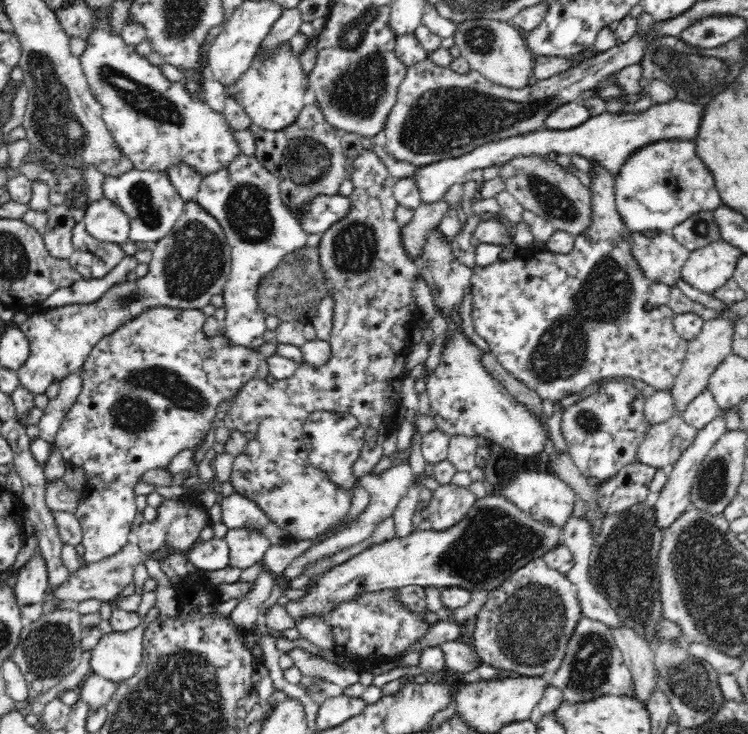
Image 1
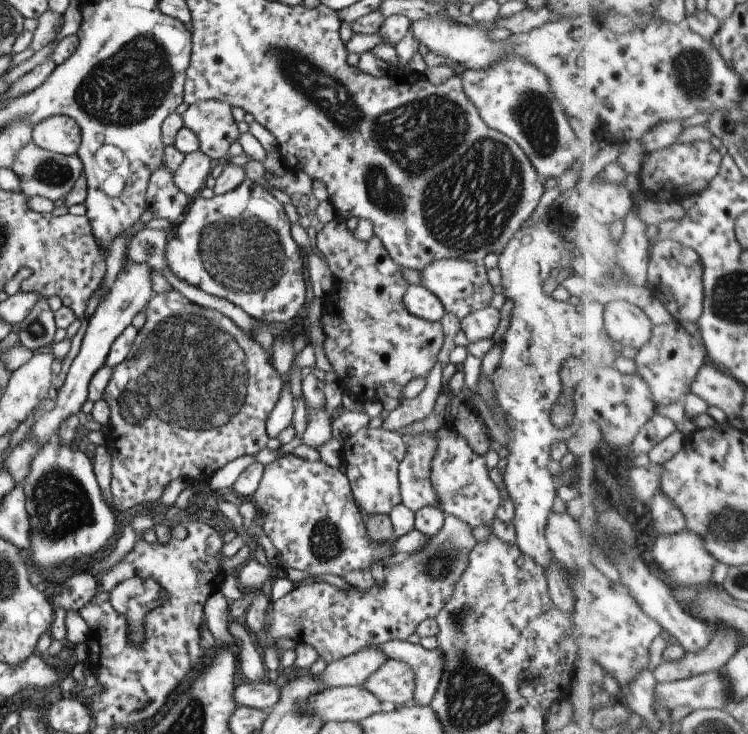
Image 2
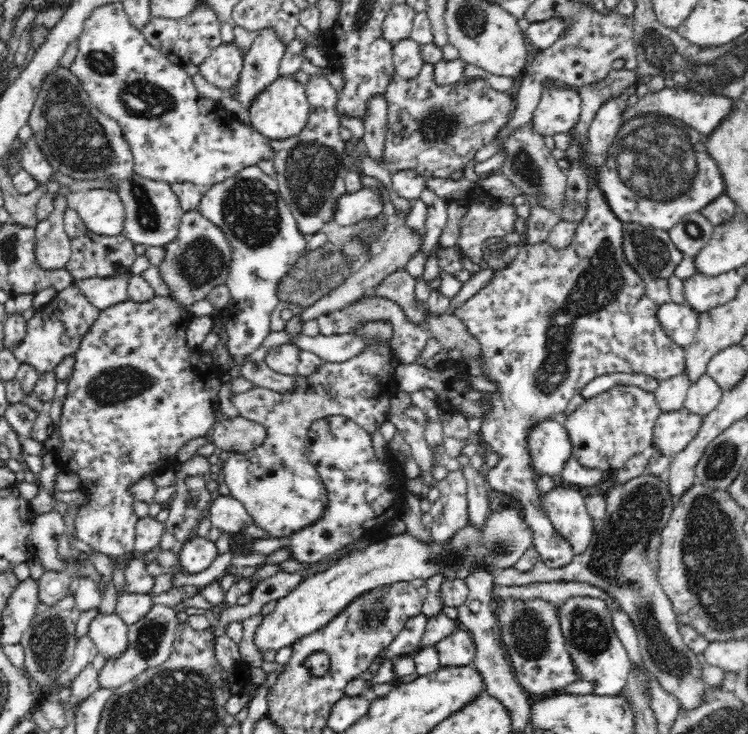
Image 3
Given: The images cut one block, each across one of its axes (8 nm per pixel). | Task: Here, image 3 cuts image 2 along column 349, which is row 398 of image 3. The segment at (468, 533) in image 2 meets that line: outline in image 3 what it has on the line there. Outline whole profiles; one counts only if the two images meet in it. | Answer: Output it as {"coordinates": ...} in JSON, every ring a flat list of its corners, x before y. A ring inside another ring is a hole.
{"coordinates":[[614,386,592,398,586,399,574,412,561,420,568,429,573,447,573,457,586,468,598,468,605,475,616,472,628,460,638,454,649,453,653,445,654,424,661,410,654,393,646,392,638,386]]}

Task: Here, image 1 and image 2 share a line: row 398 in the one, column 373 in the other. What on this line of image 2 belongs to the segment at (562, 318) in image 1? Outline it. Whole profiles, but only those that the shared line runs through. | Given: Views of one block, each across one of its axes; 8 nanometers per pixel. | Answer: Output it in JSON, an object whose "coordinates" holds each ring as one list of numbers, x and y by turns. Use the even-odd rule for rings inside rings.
{"coordinates":[[294,453,280,455,276,460,264,464,264,471,258,488,250,500,257,504,258,513,264,512,263,529,278,550,279,562,285,567,306,570,315,576,336,574,344,576,350,570,369,570,372,562,386,564,394,555,388,543,375,543,369,538,364,526,364,514,355,503,348,477,343,468,330,467,322,460,307,461]]}

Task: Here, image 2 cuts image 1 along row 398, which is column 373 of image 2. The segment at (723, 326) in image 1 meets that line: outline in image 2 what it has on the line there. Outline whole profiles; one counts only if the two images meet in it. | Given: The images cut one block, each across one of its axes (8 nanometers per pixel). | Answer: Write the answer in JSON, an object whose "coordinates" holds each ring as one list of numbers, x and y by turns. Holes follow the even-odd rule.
{"coordinates":[[388,659,362,685,387,707,411,704,415,693,415,674,403,660]]}

